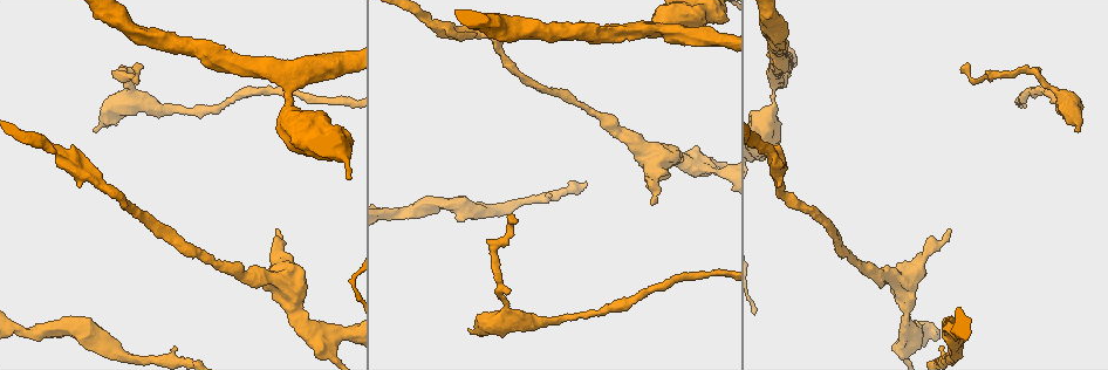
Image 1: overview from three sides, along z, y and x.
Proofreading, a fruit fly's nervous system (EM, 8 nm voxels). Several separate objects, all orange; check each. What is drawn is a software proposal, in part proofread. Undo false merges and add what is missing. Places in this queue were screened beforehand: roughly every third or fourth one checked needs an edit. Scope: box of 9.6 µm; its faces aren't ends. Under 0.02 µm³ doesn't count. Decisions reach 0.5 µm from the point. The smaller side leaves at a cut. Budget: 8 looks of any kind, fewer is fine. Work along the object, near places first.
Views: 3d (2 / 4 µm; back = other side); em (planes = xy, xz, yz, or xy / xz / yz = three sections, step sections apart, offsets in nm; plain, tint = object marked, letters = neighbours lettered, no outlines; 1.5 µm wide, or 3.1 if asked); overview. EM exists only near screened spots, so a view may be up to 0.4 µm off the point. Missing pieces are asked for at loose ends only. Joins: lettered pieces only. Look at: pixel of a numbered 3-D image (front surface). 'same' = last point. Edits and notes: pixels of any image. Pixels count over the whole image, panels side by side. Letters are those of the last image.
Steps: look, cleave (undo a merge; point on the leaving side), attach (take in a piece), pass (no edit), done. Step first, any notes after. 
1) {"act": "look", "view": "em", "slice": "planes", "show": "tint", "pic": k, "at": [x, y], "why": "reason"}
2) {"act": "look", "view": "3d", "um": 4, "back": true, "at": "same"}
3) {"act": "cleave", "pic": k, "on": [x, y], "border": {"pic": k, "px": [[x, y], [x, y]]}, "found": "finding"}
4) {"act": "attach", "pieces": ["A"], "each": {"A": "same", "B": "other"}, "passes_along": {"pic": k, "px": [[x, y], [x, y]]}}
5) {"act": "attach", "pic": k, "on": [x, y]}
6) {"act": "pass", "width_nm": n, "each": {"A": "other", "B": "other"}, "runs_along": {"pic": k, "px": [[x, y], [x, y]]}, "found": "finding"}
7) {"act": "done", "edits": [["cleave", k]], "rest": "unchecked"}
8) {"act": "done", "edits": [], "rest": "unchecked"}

{"act": "look", "view": "em", "slice": "xy", "step": 8, "show": "letters", "pic": 1, "at": [136, 63], "why": "long arm stops here"}

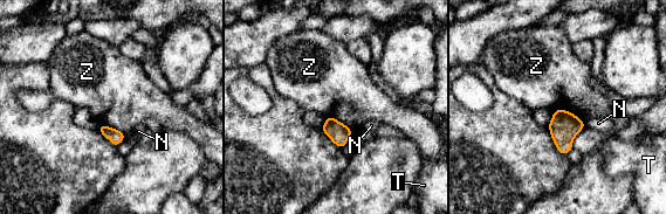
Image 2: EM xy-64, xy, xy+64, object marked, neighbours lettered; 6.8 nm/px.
{"act": "pass", "each": {"N": "other", "T": "other", "Z": "other"}, "border": {"pic": 2, "px": [[555, 109], [565, 109], [583, 121]]}, "found": "none of them fits"}

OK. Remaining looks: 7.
{"act": "look", "view": "3d", "um": 2, "pic": 1, "at": [16, 328], "why": "narrows sharply"}

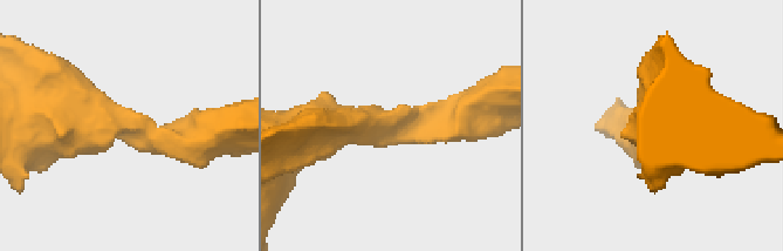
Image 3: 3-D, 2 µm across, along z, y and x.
{"act": "look", "view": "em", "slice": "yz", "step": 4, "show": "letters", "pic": 3, "at": [132, 124], "arm_widths_nm": [280, 280]}

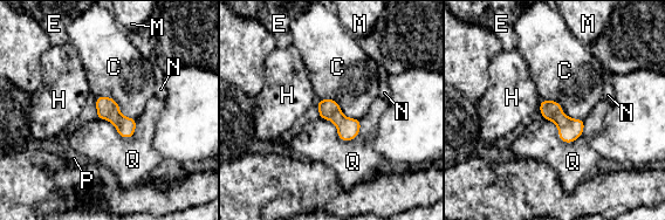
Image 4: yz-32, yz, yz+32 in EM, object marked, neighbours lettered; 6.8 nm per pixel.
{"act": "look", "view": "em", "slice": "planes", "show": "letters", "at": "same"}

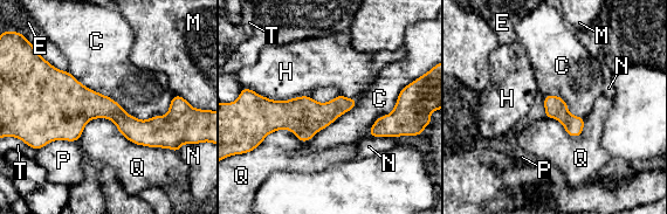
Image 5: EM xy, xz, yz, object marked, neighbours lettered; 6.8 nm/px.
{"act": "pass", "each": {"C": "other", "E": "other", "H": "other", "M": "other", "N": "other", "P": "other", "Q": "other", "T": "other"}, "border": {"pic": 5, "px": [[77, 139], [108, 118], [176, 152]]}, "found": "continuous, no second neuron"}

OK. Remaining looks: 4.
{"act": "look", "view": "3d", "um": 4, "pic": 1, "at": [582, 107], "why": "narrows sharply"}

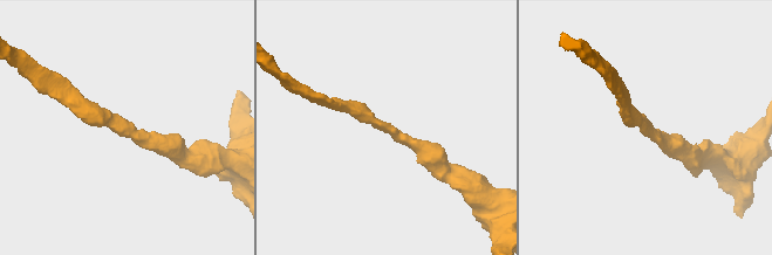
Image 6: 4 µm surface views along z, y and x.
{"act": "look", "view": "em", "slice": "xy", "step": 8, "show": "tint", "pic": 6, "at": [387, 129]}

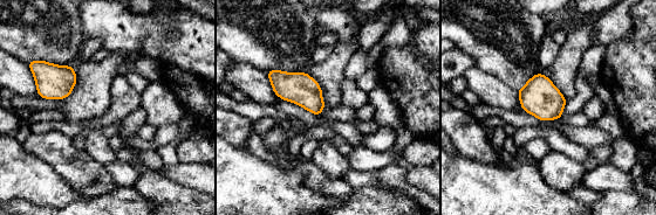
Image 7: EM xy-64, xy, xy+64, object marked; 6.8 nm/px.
{"act": "look", "view": "em", "slice": "planes", "show": "letters", "at": "same", "why": "another direction"}

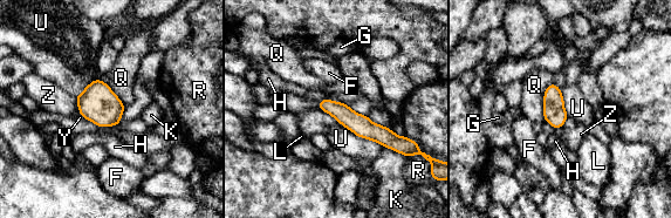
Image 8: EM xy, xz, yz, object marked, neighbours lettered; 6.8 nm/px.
{"act": "pass", "each": {"F": "other", "G": "other", "H": "other", "K": "other", "L": "other", "Q": "other", "R": "other", "U": "other", "Y": "other", "Z": "other"}, "runs_along": {"pic": 8, "px": [[321, 103], [369, 130], [399, 138]]}, "found": "all the same neuron"}

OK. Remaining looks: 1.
{"act": "done", "edits": [], "rest": "unchecked"}

